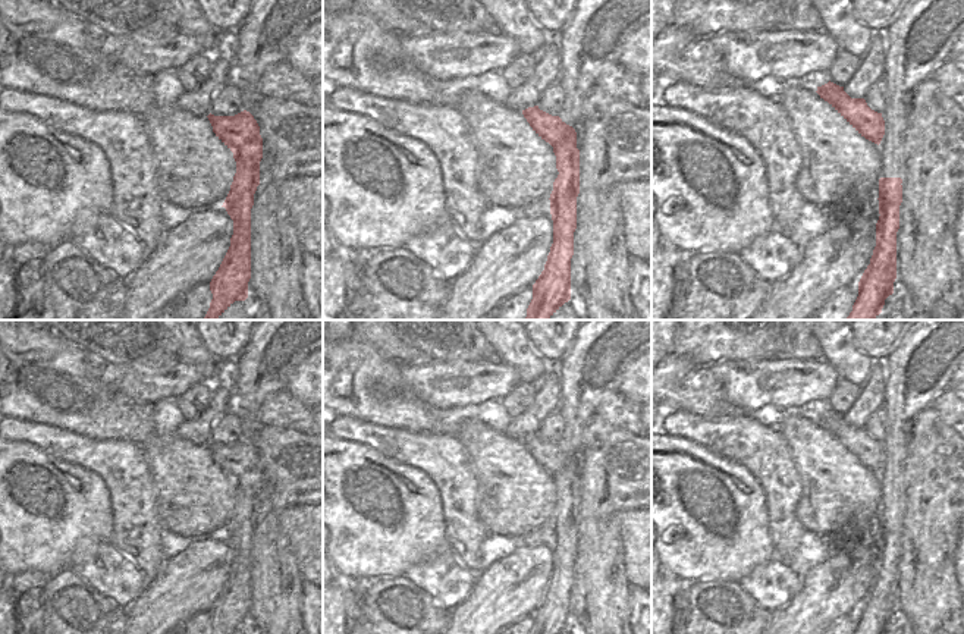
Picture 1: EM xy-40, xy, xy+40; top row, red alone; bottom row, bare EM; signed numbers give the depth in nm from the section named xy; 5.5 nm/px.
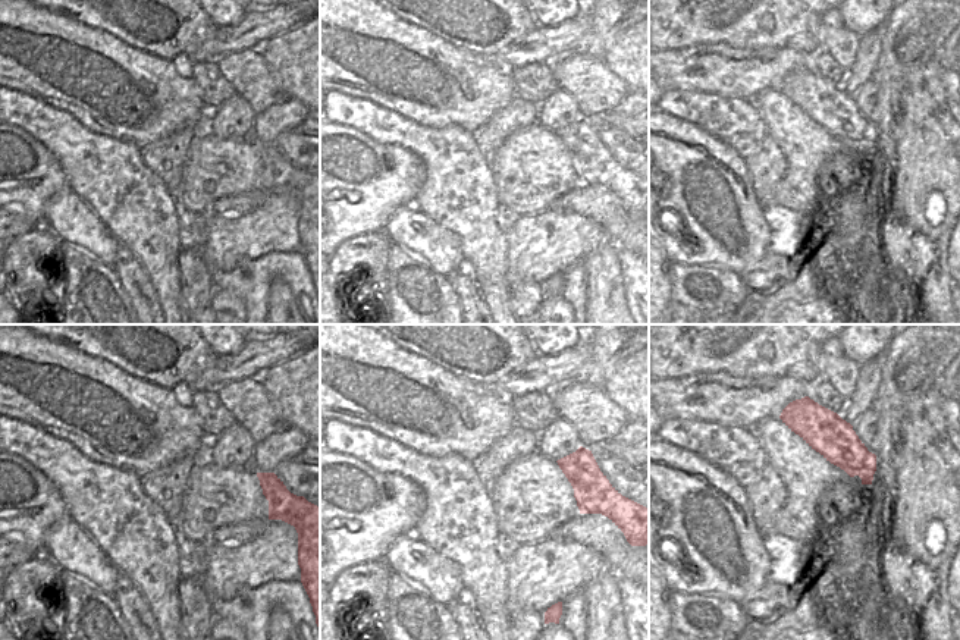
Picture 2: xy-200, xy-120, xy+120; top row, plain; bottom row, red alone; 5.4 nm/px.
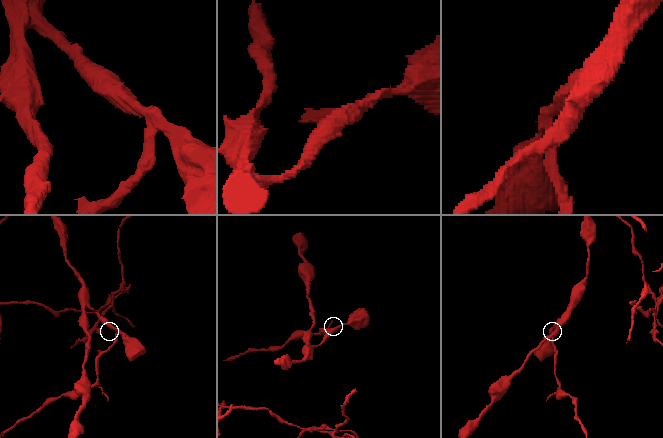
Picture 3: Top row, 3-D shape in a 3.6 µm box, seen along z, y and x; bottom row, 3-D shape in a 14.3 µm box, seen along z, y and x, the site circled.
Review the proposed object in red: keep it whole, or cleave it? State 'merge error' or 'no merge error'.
merge error

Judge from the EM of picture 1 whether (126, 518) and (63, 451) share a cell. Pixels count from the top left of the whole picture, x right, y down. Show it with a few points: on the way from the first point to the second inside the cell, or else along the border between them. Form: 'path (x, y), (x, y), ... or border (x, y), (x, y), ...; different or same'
path (126, 495), (126, 489), (87, 452); same

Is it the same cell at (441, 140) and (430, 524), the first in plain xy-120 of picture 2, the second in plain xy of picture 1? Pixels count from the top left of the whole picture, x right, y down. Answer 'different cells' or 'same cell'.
different cells

